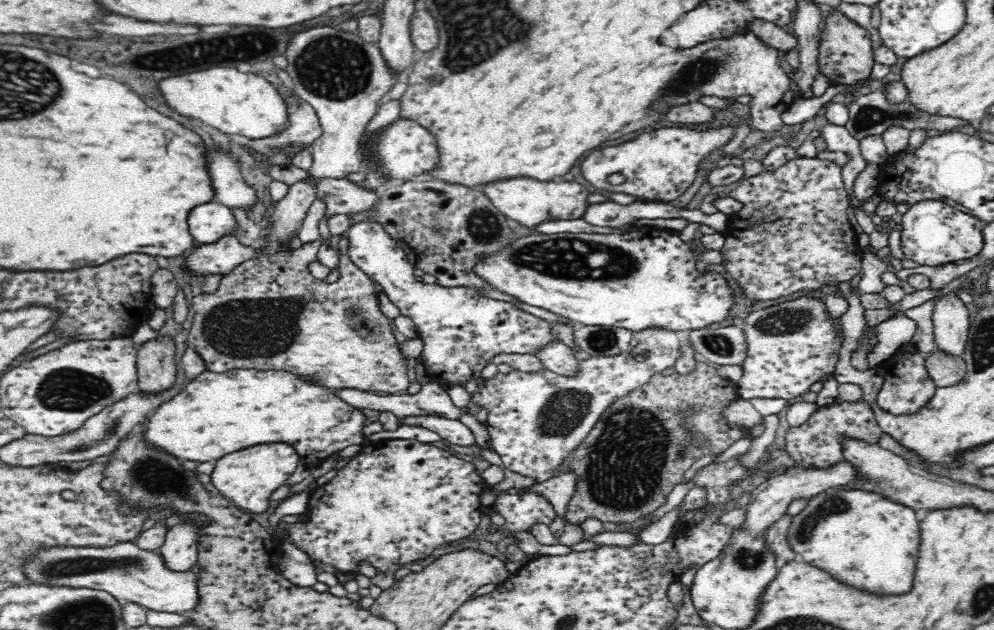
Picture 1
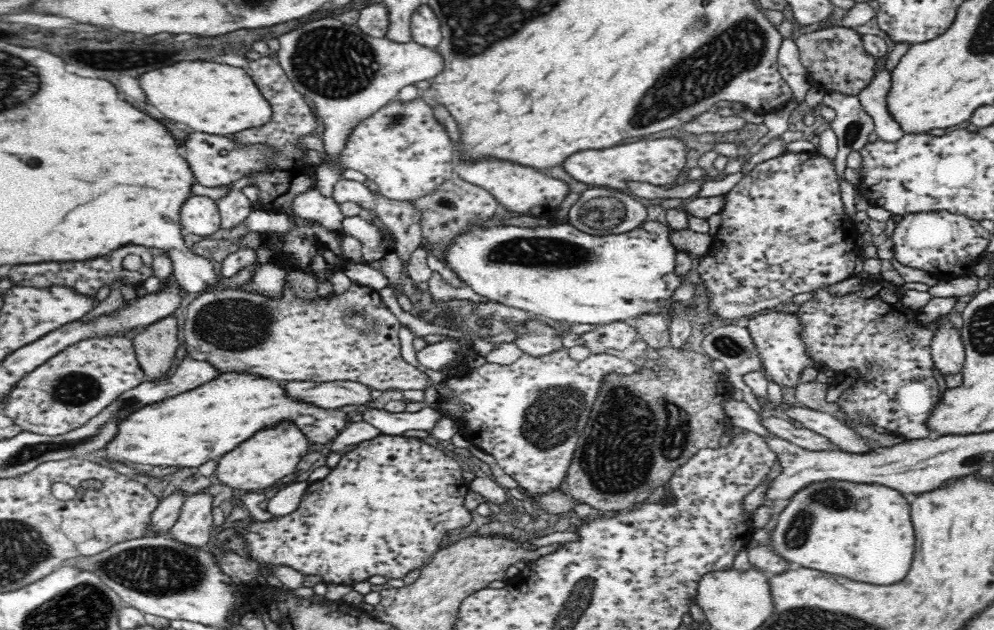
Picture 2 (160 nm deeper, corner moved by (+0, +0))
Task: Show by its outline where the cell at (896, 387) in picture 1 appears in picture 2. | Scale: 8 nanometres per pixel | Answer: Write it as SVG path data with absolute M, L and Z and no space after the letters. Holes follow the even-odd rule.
M863 277L861 288L845 294L832 293L831 285L810 290L807 301L798 306L794 315L800 321L798 335L804 343L804 353L812 359L813 366L836 372L833 382L839 382L850 369L857 372L857 377L834 403L844 411L841 422L854 430L860 424L881 426L907 439L931 436L927 420L939 403L940 394L934 379L932 339L944 323L950 323L960 332L961 306L938 316L934 322L922 322L918 318L920 308L908 308L901 301L900 288L882 277Z

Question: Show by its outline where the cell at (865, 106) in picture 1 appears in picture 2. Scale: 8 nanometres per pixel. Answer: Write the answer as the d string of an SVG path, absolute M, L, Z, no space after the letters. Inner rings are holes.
M838 92L824 93L821 105L835 110L835 118L830 122L829 130L837 137L835 170L839 178L844 178L846 158L853 150L860 151L874 132L872 117L864 112L856 96Z

